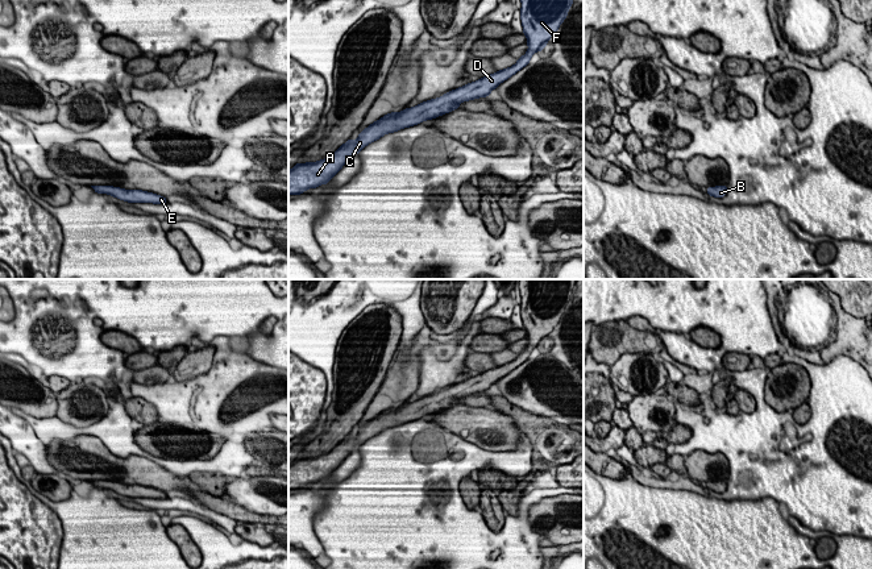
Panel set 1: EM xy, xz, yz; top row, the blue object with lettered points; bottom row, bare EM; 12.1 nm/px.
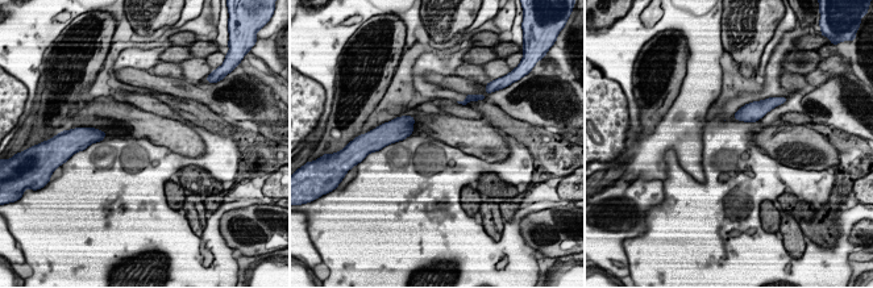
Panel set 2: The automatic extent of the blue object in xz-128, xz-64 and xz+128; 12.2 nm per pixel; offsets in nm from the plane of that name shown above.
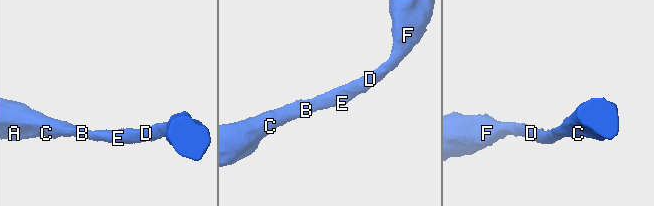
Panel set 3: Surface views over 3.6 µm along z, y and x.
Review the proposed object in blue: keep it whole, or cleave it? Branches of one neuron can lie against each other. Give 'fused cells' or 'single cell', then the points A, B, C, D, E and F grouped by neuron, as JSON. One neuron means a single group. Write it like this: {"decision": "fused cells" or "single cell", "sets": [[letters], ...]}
{"decision": "single cell", "sets": [["A", "B", "C", "D", "E", "F"]]}

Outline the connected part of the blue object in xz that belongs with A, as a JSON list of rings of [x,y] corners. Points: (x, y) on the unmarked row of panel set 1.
[[[519,279],[520,313],[528,345],[514,361],[452,385],[437,394],[423,396],[412,403],[404,403],[402,407],[385,410],[360,427],[356,436],[349,433],[328,453],[317,457],[296,458],[288,465],[288,490],[300,490],[308,483],[327,479],[354,449],[358,449],[366,440],[387,428],[458,404],[460,398],[490,391],[497,381],[530,360],[531,352],[536,346],[543,346],[549,333],[557,328],[559,321],[566,313],[573,299],[574,287],[576,279]]]

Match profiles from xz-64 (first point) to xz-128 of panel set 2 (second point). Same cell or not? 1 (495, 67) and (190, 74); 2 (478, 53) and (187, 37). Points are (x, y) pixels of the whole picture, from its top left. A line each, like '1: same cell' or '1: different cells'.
1: same cell
2: different cells

